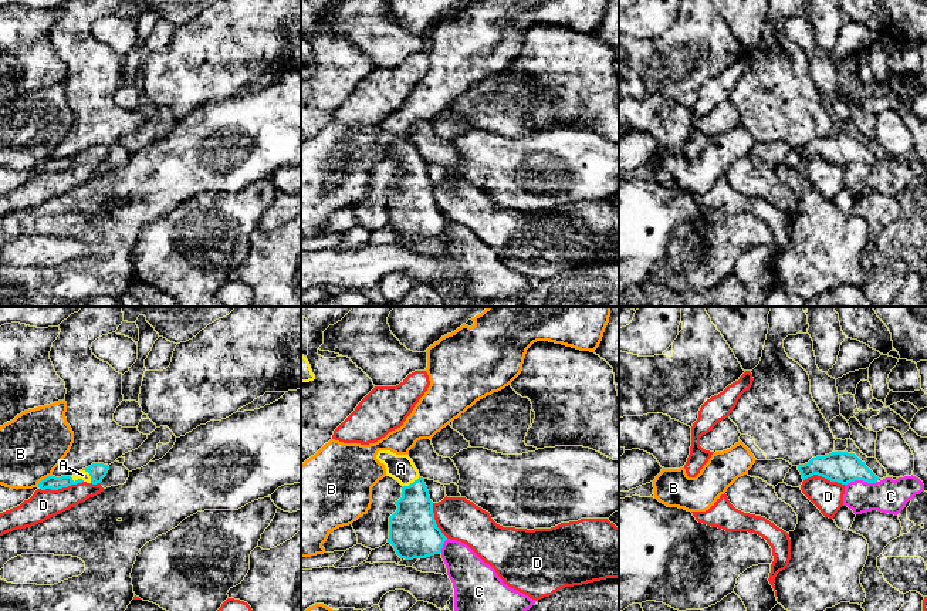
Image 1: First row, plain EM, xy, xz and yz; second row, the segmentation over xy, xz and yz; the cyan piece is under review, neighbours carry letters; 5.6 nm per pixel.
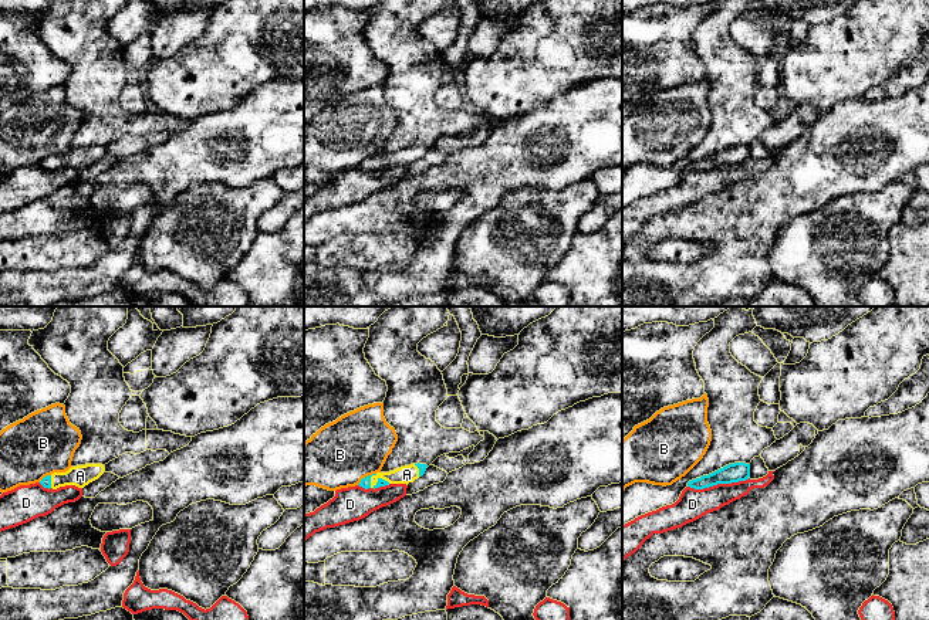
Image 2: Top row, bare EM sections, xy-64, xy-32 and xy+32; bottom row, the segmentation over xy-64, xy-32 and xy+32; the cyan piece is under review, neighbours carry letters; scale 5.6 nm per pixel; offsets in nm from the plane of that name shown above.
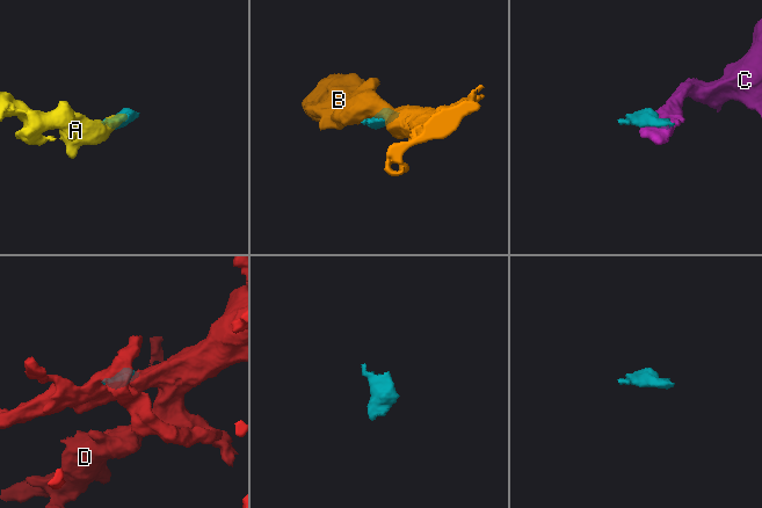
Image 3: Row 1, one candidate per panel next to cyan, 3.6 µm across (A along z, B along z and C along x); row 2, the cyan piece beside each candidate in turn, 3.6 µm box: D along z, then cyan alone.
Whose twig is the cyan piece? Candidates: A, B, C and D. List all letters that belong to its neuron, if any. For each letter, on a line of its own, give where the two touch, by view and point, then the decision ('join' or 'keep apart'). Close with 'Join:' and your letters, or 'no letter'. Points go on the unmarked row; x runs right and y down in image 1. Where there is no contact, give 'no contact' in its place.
A: contact xz (413, 164); join
B: contact xy (43, 161); keep apart
C: contact yz (860, 161); keep apart
D: contact xy (61, 169); keep apart
Join: A

